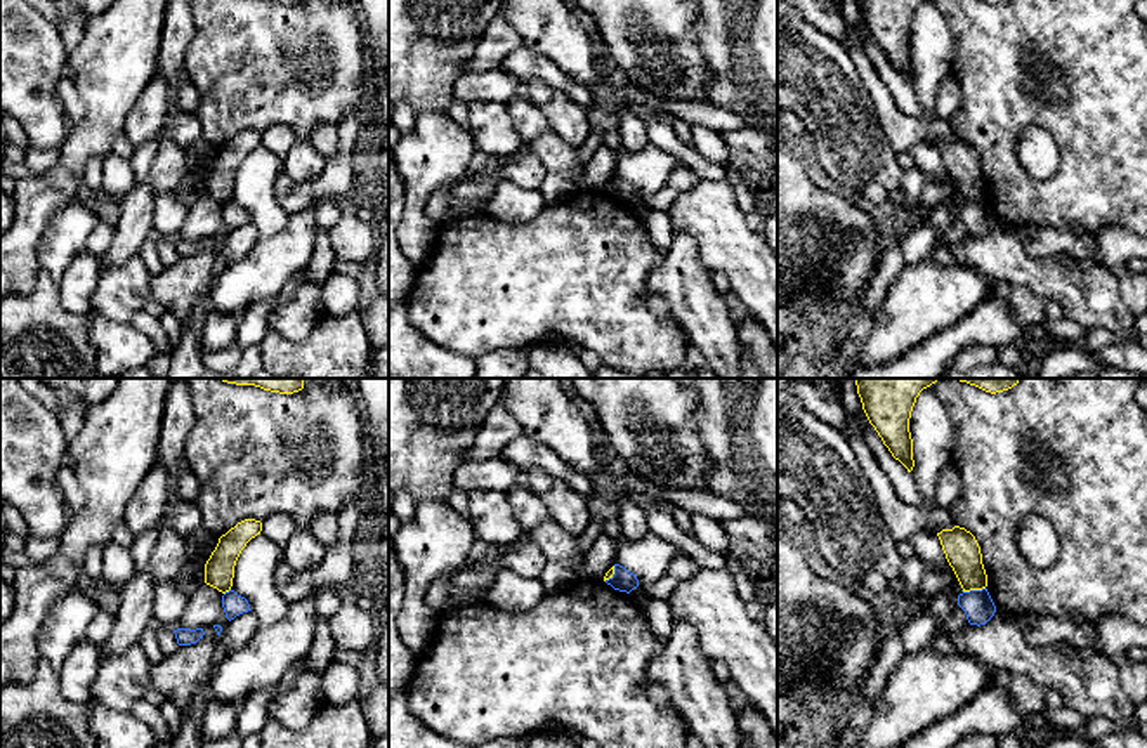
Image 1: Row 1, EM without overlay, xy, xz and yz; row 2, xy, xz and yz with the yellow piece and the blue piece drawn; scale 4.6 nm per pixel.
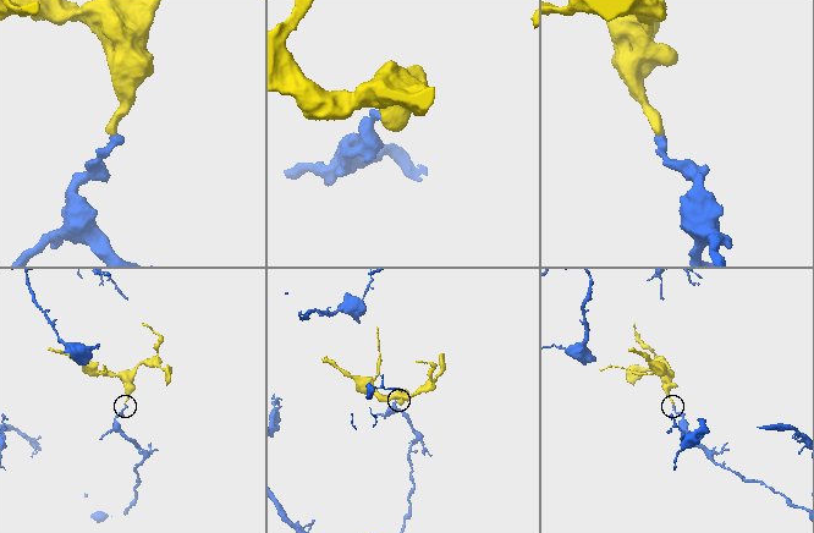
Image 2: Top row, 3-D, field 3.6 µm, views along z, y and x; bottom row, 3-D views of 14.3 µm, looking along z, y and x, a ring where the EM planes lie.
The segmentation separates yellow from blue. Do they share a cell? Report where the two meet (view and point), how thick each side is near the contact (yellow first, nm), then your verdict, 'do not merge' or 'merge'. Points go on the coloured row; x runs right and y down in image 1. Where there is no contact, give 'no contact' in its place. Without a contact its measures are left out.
yz (974, 589) | 160/140 nm | do not merge

